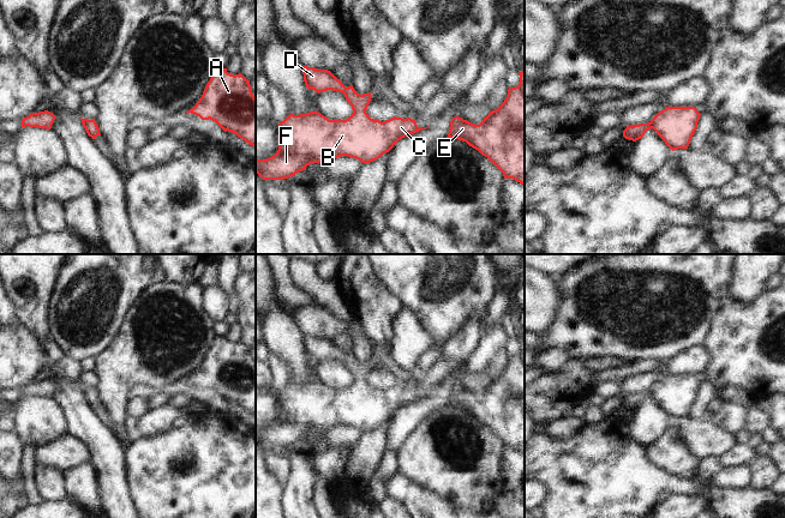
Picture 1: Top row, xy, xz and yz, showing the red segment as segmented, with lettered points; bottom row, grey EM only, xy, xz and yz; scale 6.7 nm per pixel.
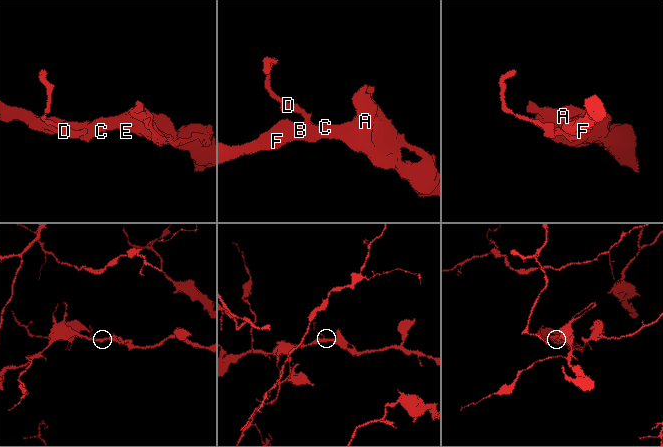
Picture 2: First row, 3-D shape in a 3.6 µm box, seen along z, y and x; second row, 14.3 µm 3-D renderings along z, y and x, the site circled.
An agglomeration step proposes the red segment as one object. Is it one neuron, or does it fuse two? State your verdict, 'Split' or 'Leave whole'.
Leave whole.

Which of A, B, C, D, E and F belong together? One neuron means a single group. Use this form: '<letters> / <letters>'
A B C D E F

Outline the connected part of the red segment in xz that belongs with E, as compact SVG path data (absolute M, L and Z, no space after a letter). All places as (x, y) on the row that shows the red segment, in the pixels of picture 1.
M525 70L519 73L520 83L508 89L504 102L479 124L472 124L455 116L450 121L447 138L466 141L487 157L502 173L504 179L513 179L525 185Z

